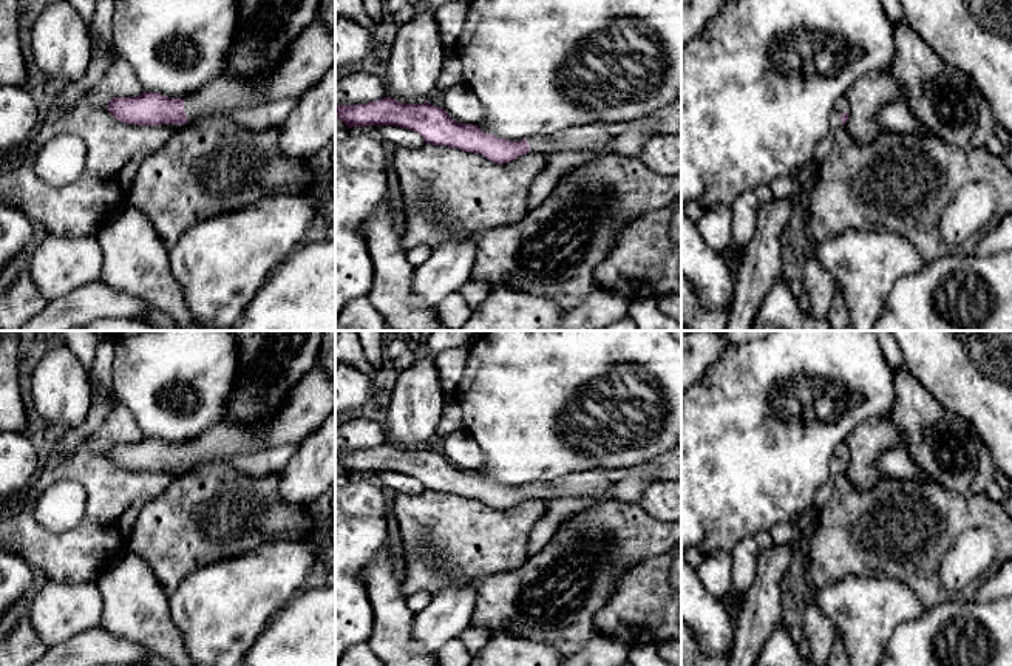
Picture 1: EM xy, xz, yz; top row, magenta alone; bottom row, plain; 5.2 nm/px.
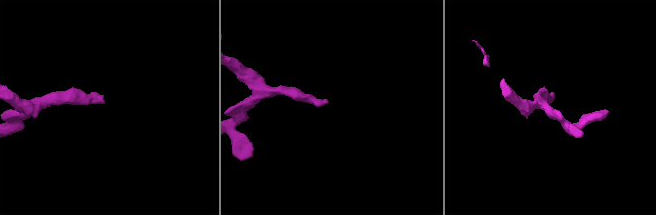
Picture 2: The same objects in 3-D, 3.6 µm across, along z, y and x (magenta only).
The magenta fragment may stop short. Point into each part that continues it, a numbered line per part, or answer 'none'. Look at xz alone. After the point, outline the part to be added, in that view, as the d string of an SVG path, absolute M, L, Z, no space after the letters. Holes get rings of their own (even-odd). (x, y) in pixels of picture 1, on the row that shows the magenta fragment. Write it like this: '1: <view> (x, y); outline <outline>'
1: xz (592, 136); outline M604 124L567 128L550 136L531 136L527 139L530 153L552 155L556 151L595 150L613 141Z

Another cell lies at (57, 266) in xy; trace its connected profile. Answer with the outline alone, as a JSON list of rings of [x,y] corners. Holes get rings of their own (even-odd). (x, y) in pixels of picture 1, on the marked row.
[[[48,235],[31,253],[29,275],[39,292],[51,301],[99,281],[104,261],[104,250],[93,235],[79,238]]]

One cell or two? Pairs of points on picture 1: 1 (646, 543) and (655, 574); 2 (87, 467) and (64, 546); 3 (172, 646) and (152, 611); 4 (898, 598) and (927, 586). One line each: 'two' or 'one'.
1: two
2: one
3: one
4: two

